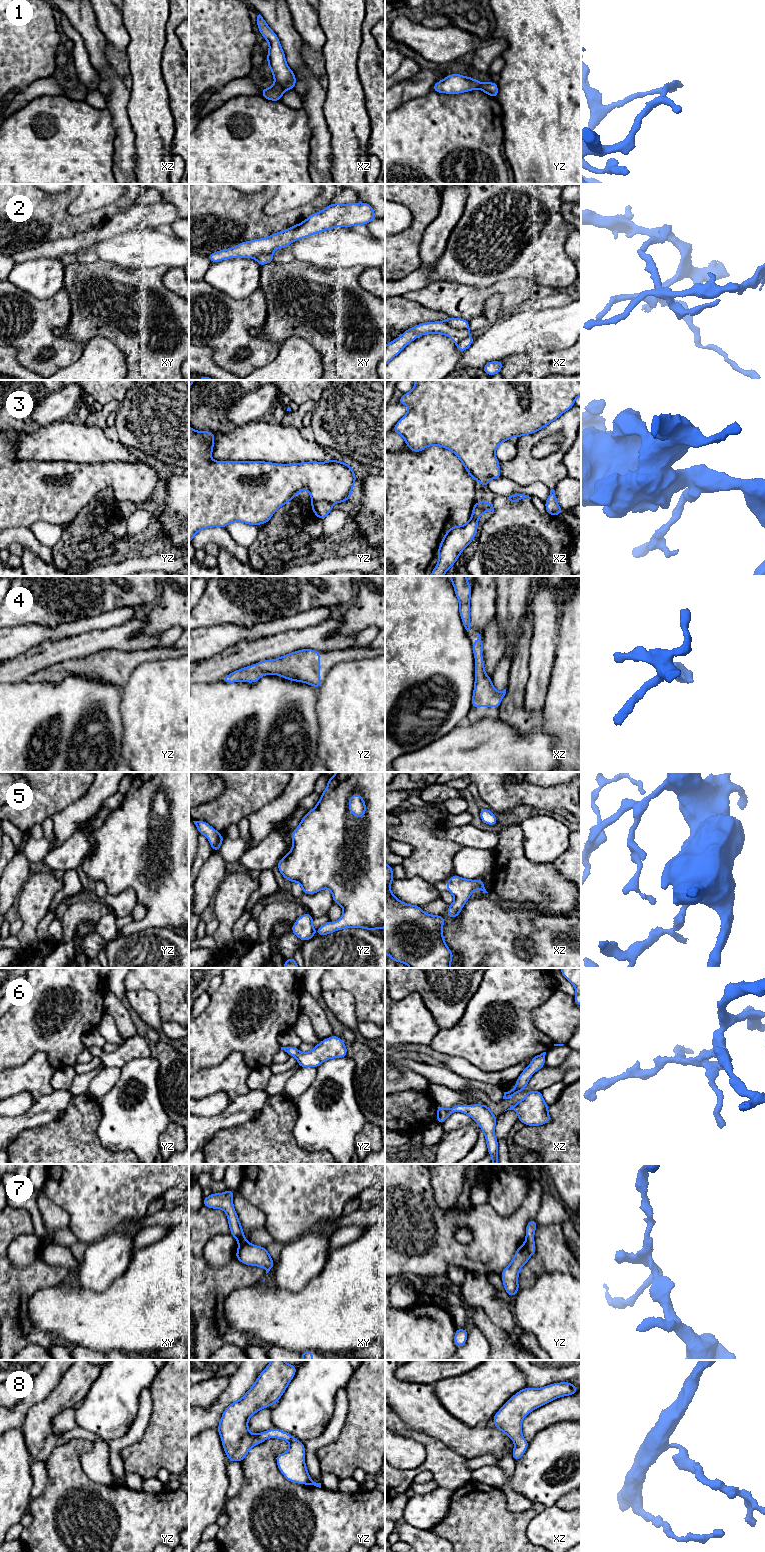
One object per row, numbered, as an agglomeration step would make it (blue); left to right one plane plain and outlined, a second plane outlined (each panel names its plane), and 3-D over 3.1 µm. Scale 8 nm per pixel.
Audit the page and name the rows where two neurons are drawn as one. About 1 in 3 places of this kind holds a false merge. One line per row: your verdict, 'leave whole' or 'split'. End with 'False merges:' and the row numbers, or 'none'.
1: split
2: split
3: split
4: leave whole
5: leave whole
6: leave whole
7: split
8: leave whole
False merges: 1, 2, 3, 7

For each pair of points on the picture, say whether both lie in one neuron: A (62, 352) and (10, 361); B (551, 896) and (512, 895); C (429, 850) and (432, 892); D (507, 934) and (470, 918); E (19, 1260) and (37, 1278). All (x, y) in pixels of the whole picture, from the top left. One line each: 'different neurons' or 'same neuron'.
A: different neurons
B: same neuron
C: different neurons
D: same neuron
E: different neurons

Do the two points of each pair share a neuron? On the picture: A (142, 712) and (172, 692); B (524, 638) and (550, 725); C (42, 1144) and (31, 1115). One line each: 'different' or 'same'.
A: same
B: different
C: different

